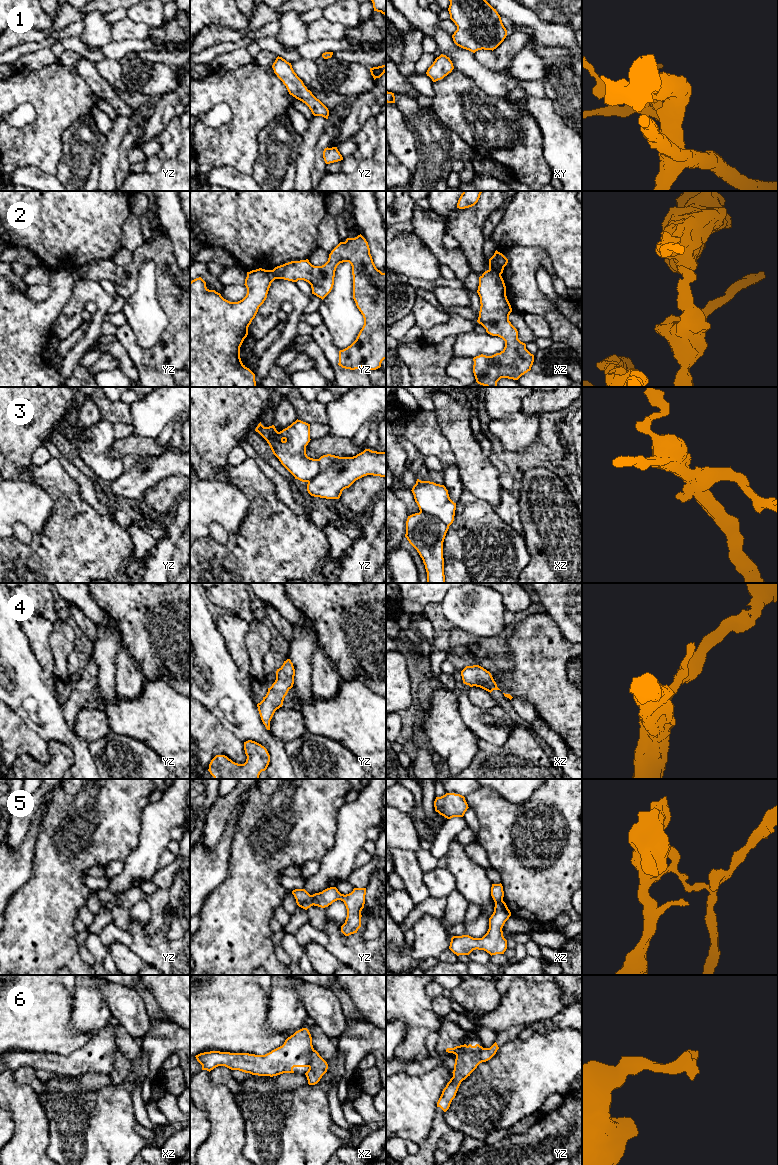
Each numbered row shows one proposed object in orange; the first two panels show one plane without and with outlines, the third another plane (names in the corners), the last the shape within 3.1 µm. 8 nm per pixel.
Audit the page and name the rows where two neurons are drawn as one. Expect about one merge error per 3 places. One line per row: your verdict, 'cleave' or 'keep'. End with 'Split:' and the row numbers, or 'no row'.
1: keep
2: cleave
3: cleave
4: keep
5: cleave
6: cleave
Split: 2, 3, 5, 6

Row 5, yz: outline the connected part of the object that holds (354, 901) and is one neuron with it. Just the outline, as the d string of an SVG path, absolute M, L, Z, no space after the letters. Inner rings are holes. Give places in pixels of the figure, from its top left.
M330 887L322 892L312 895L314 906L328 907L333 902L341 900L347 909L345 923L341 926L341 932L345 936L357 933L361 927L361 911L365 904L366 888L354 888L349 894L341 894L336 887Z

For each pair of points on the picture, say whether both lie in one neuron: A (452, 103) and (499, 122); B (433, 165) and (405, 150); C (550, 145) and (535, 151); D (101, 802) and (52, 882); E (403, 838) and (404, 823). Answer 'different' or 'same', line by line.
A: same
B: different
C: different
D: same
E: same

